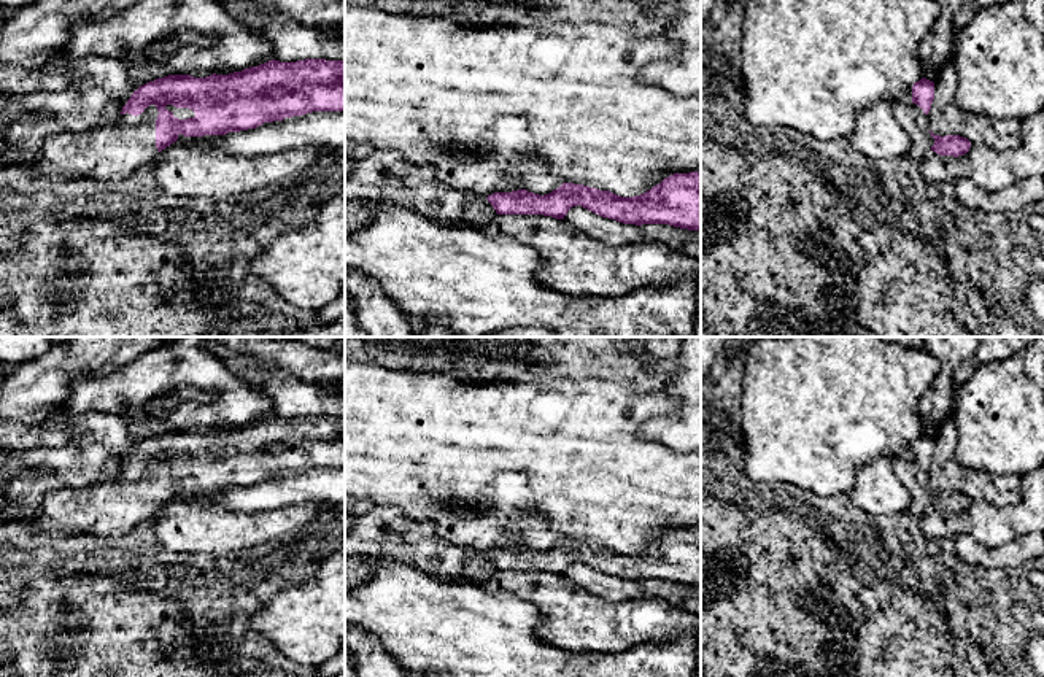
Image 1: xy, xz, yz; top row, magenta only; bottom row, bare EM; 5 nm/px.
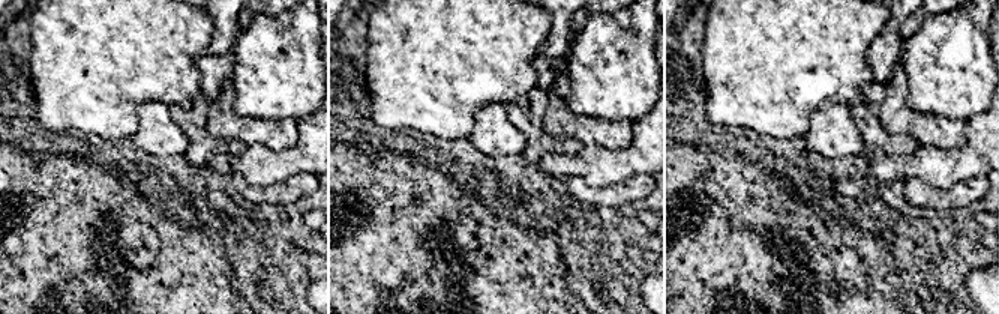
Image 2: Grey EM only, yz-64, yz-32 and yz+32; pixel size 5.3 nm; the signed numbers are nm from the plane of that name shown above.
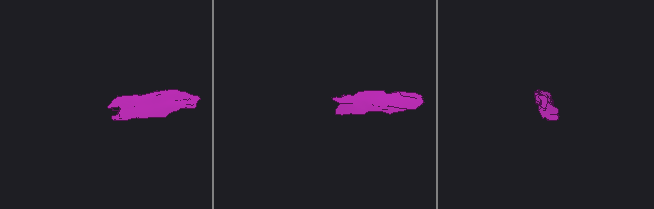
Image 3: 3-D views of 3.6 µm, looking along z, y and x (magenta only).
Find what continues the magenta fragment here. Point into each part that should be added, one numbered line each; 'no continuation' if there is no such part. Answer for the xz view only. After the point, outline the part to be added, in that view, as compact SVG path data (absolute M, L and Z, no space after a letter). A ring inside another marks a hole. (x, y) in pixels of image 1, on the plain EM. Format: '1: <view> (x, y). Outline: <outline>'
no continuation

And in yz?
1: yz (911, 472). Outline: M893 458L893 467L912 496L909 513L920 518L925 509L934 501L928 483L928 470L918 461L904 458Z

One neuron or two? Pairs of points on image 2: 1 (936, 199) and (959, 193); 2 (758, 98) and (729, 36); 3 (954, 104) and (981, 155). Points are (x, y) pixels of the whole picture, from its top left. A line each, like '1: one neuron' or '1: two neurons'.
1: one neuron
2: one neuron
3: two neurons

